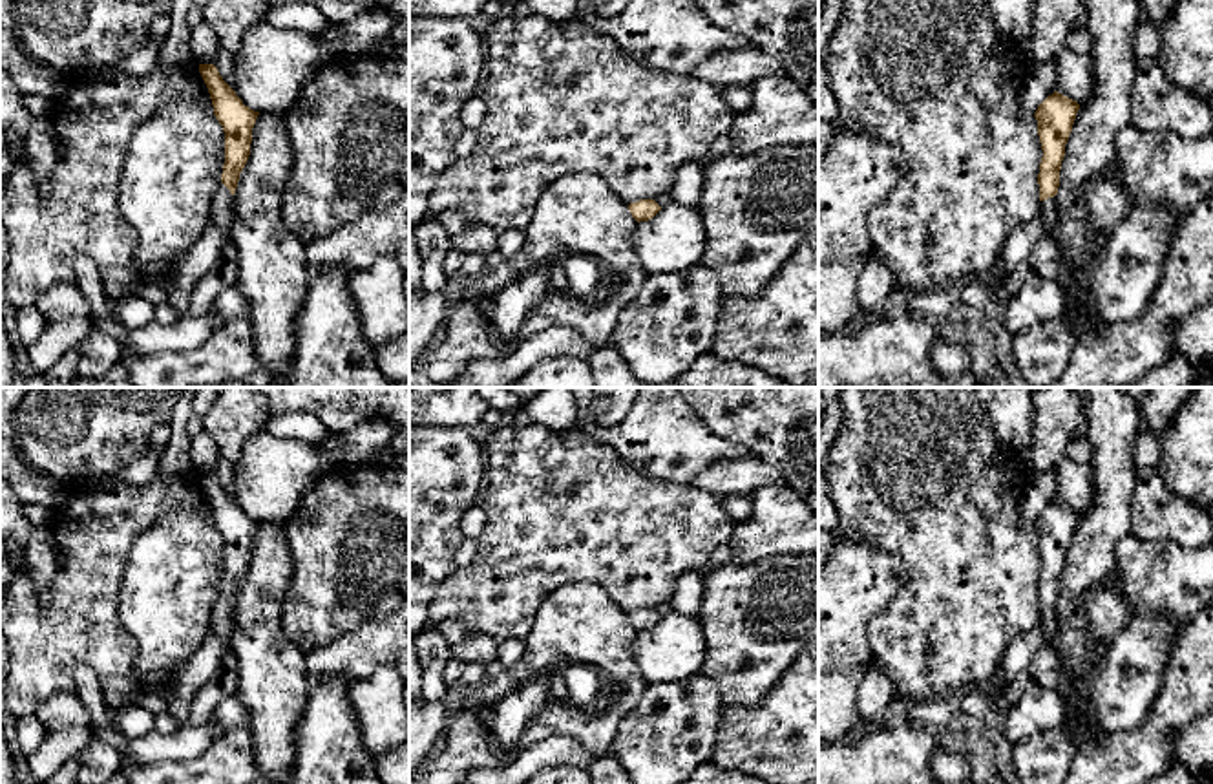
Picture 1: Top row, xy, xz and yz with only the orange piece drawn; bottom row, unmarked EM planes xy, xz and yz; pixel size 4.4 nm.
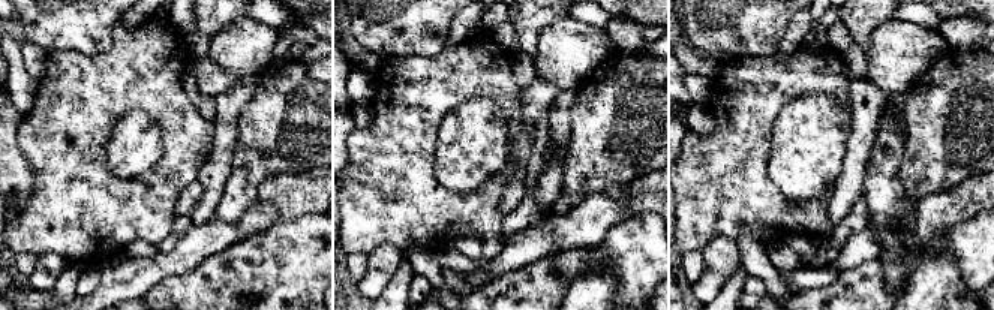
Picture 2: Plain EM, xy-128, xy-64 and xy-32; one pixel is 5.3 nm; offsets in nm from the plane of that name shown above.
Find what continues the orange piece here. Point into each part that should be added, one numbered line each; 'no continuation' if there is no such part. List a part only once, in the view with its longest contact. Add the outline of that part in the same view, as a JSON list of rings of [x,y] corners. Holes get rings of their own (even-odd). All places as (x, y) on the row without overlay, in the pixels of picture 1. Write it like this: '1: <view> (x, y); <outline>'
1: xy (200, 669); [[[219,592],[214,605],[212,627],[205,641],[183,665],[181,678],[174,685],[164,687],[168,713],[177,727],[188,724],[195,693],[212,680],[223,658],[230,654],[234,627],[234,605]]]

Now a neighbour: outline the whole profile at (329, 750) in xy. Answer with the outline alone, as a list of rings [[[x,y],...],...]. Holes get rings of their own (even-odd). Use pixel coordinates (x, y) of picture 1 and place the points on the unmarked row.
[[[329,676],[309,687],[307,705],[296,727],[296,758],[283,784],[384,784],[374,758],[362,746],[362,733],[347,700],[351,678]]]

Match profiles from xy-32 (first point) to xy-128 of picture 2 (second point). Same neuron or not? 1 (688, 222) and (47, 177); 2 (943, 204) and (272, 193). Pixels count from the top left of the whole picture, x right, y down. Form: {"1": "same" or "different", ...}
{"1": "same", "2": "different"}

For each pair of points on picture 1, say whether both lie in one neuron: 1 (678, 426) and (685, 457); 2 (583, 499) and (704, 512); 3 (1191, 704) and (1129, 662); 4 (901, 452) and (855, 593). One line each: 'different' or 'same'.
1: same
2: same
3: different
4: different

